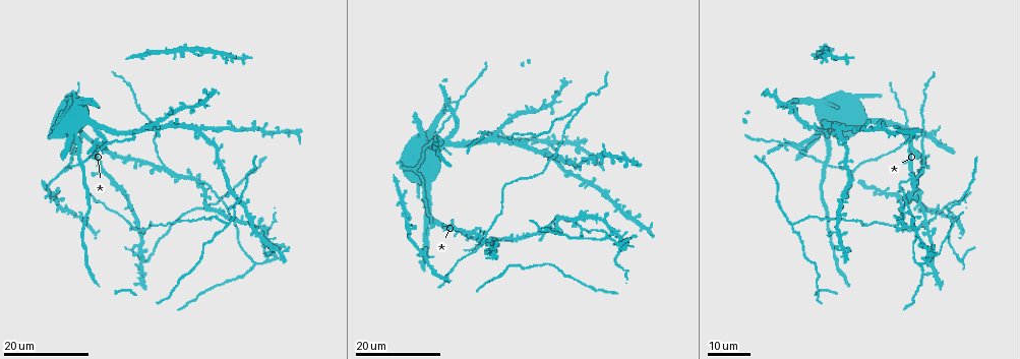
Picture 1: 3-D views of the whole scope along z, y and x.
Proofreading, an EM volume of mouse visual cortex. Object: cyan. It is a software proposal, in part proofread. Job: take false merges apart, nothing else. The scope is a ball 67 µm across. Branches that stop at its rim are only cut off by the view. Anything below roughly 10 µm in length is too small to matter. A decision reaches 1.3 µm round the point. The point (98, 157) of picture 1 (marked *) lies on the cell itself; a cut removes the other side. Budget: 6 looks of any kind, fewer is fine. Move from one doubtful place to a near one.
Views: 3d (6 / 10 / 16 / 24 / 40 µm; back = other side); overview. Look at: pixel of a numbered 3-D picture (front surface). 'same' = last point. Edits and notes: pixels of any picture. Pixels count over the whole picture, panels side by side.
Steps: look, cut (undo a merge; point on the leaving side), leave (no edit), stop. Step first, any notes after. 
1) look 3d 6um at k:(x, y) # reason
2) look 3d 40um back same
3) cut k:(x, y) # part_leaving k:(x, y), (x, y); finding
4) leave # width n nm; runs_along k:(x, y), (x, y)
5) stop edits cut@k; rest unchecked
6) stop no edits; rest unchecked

look 3d 24um at 1:(452, 110)

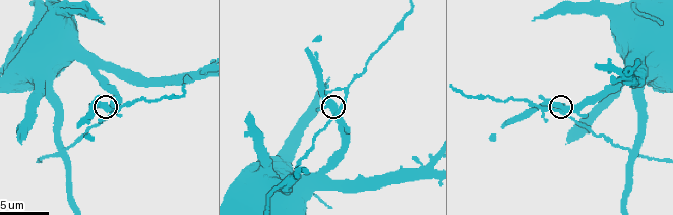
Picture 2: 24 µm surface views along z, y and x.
look 3d 6um at 2:(107, 108) # zoom in

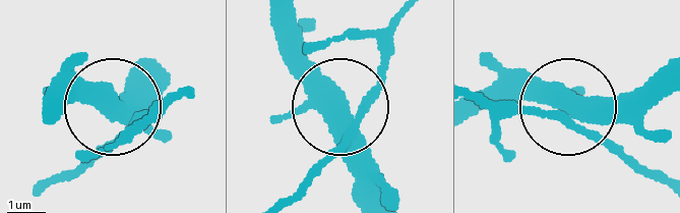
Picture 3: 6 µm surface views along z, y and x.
leave # continuous, no second cell

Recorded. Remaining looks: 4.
look 3d 24um at 1:(225, 225) # three-way junction

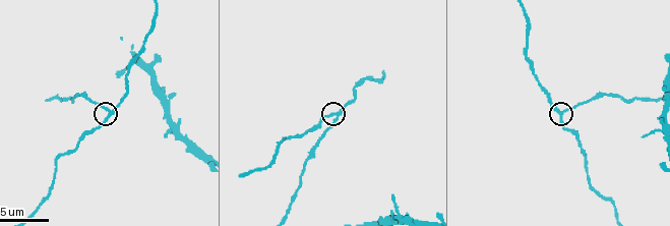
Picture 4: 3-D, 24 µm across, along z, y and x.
look 3d 6um at 4:(560, 115) # closer look

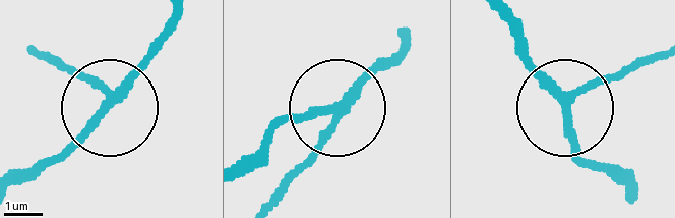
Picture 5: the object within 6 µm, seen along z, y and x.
leave # runs_along 5:(270, 197), (396, 54); one cell here

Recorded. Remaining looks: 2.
look 3d 24um at 1:(131, 225) # a fork

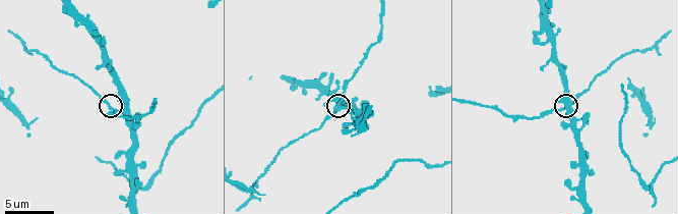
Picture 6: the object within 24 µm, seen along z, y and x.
look 3d 10um at 6:(563, 110)

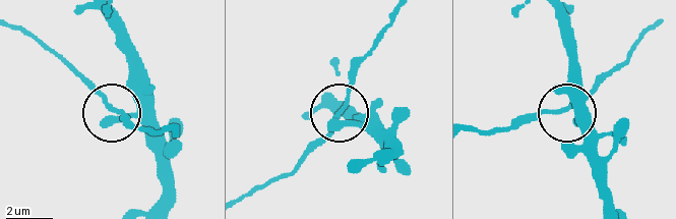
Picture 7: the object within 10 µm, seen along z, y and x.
leave # width 150 nm; one cell here

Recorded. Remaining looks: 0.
stop no edits; rest unchecked

